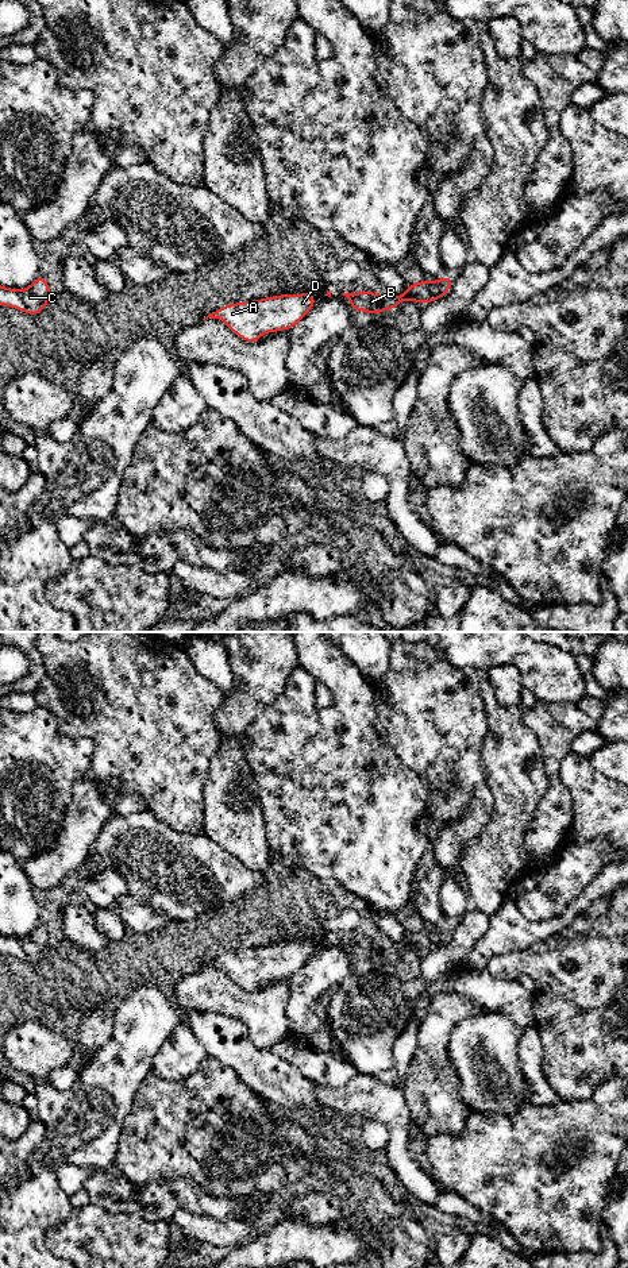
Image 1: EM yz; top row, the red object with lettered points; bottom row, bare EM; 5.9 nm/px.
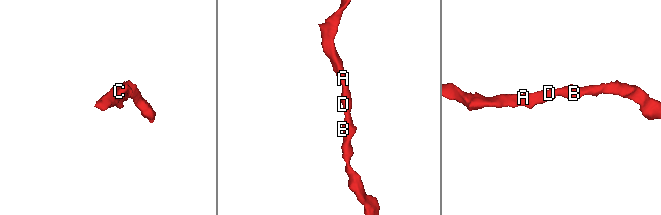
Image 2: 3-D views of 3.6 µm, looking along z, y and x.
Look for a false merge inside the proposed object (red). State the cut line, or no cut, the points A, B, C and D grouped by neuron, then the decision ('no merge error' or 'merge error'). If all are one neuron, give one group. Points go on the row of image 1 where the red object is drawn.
no cut; A B C D; no merge error

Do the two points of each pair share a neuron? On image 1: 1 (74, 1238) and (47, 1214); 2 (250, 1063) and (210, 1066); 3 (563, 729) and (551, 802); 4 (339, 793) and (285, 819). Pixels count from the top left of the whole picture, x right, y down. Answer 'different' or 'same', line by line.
1: different
2: different
3: same
4: same

